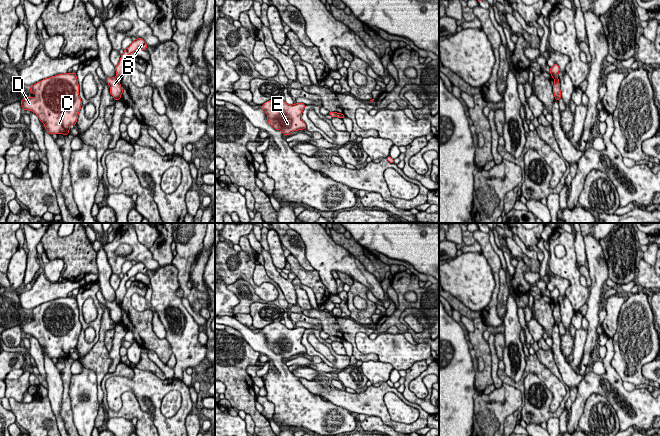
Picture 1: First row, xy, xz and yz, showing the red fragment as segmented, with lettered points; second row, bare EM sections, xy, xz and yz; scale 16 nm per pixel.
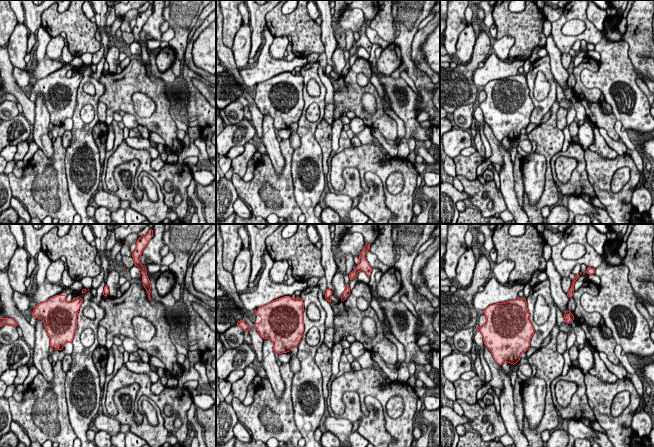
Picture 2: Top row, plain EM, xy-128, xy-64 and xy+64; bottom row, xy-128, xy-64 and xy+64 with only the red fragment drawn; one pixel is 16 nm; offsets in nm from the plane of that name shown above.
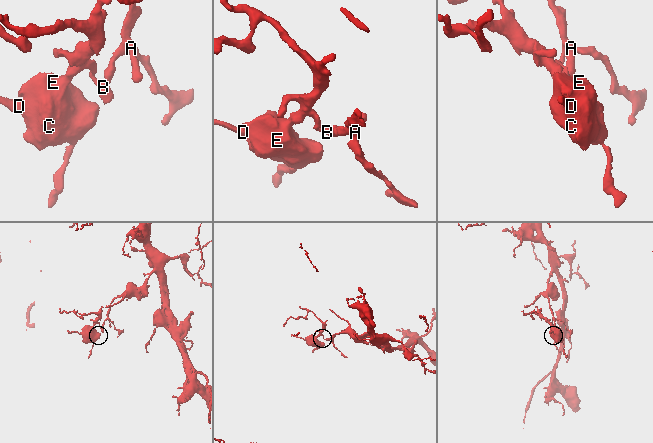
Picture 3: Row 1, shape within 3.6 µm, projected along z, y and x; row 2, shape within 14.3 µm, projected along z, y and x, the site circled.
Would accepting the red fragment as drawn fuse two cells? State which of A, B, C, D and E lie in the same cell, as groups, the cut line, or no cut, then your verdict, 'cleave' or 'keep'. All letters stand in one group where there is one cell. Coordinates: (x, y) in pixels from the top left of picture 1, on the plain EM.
A B C D E; no cut; keep

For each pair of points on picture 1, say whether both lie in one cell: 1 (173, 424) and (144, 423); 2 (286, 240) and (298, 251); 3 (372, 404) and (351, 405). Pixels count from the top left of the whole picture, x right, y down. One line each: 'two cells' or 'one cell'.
1: two cells
2: one cell
3: one cell

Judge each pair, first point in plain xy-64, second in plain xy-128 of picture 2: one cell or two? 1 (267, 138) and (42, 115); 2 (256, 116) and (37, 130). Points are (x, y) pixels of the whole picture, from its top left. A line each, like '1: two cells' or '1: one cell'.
1: one cell
2: two cells

